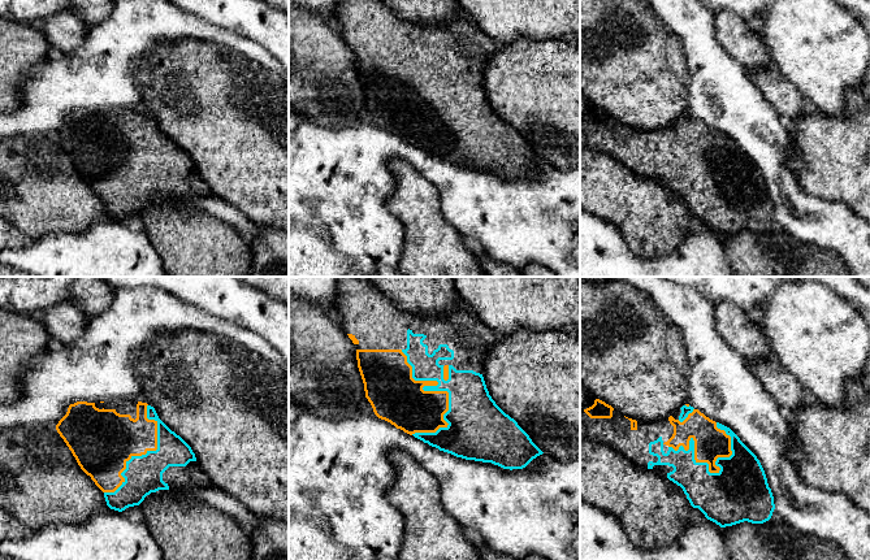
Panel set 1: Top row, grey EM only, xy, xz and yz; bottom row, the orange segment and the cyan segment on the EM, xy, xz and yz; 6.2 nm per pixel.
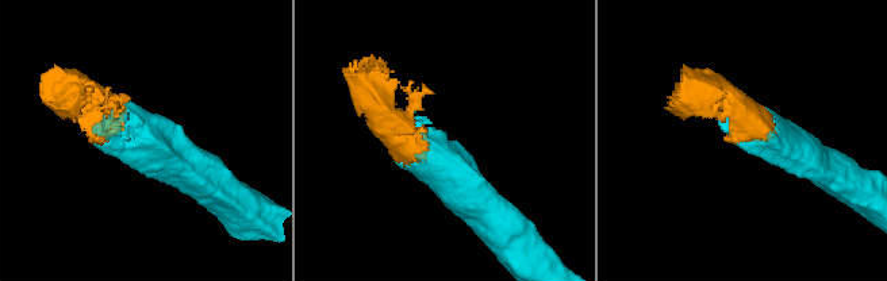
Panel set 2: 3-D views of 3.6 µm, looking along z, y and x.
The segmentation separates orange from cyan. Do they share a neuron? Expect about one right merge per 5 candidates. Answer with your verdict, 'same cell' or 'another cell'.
same cell

